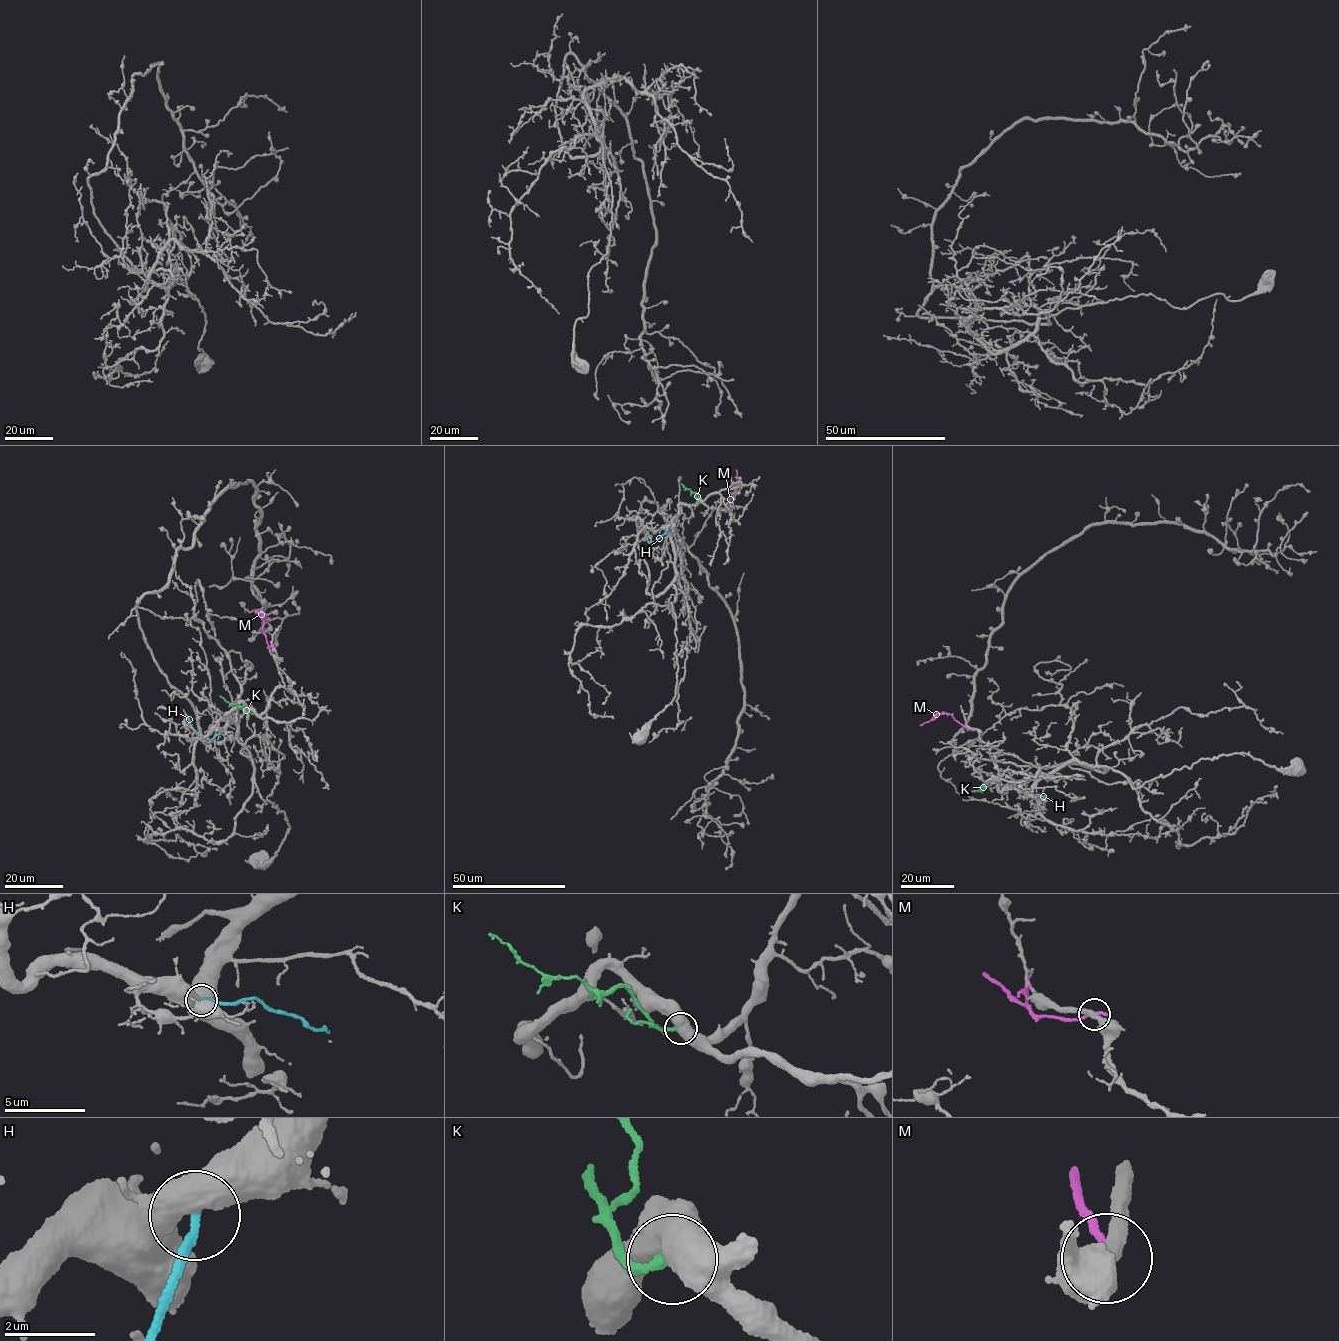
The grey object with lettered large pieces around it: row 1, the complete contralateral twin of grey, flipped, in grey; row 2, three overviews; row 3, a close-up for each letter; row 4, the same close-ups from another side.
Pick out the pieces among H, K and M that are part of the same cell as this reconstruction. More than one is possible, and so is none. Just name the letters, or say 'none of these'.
none of these

